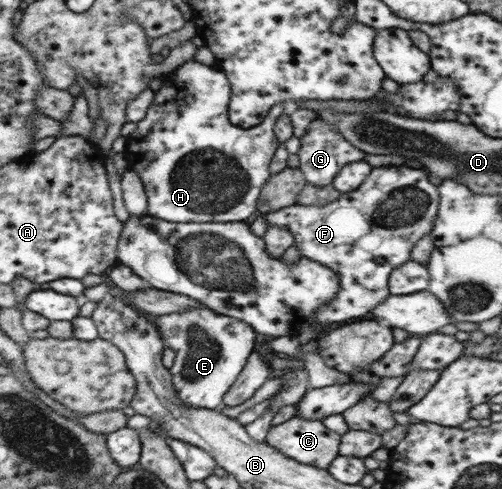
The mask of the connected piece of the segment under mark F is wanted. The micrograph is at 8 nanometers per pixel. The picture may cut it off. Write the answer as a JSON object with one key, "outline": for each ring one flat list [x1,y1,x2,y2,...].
{"outline":[[385,165,374,168,362,185,349,193,343,193,336,201,326,205,295,204,279,211,259,214,269,227,289,227,295,247,302,257,329,267,339,279,339,290,329,302,317,310,317,323,337,323,349,319,363,319,372,315,373,308,383,302,390,291,388,288,391,273,410,261,413,246,423,237,430,235,437,212,440,209,438,187,429,181,428,173,423,169,405,165]]}

